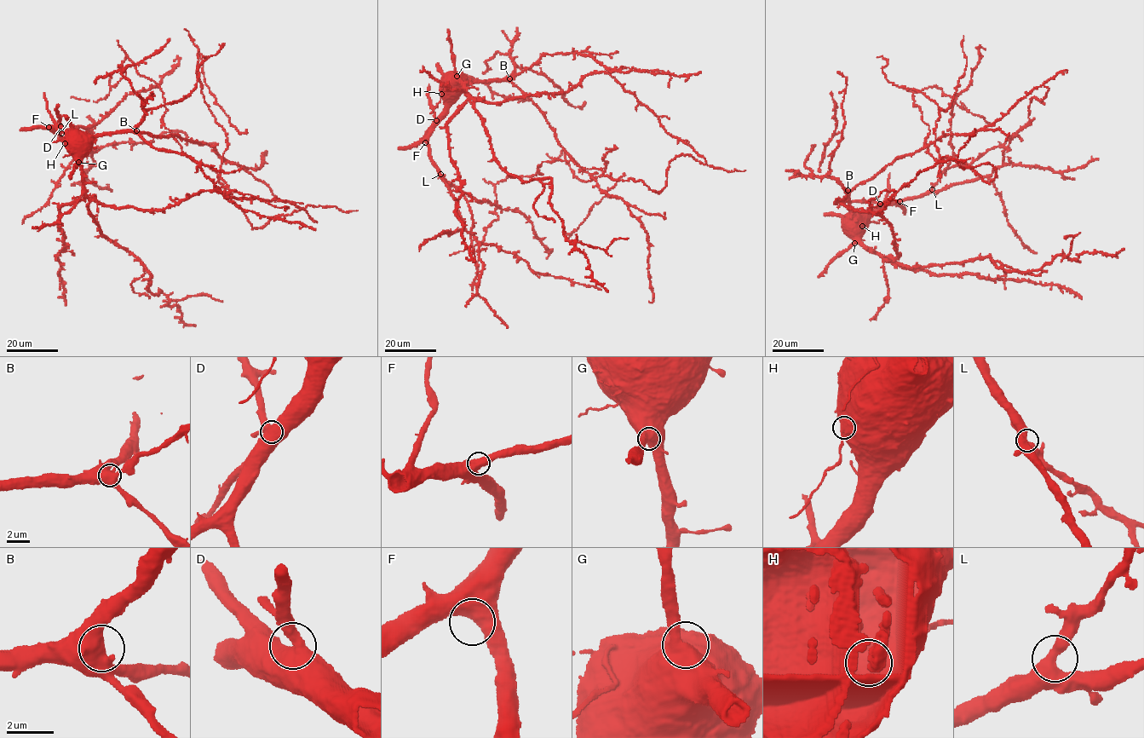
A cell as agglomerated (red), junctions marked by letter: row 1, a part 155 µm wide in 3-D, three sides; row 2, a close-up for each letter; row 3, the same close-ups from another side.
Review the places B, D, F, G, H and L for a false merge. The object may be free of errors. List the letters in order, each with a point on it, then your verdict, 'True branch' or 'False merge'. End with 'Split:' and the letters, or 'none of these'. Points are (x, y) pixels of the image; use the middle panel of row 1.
B: Place: (509, 78). True branch
D: Place: (436, 120). True branch
F: Place: (425, 142). True branch
G: Place: (457, 76). True branch
H: Place: (441, 94). False merge
L: Place: (440, 174). True branch
Split: H

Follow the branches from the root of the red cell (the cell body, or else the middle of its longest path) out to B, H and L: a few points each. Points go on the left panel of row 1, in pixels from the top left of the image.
B: (77, 135), (98, 136), (136, 130)
H: (77, 135), (66, 139), (65, 143)
L: (77, 135), (71, 130), (69, 137), (51, 129), (55, 134), (61, 133)

